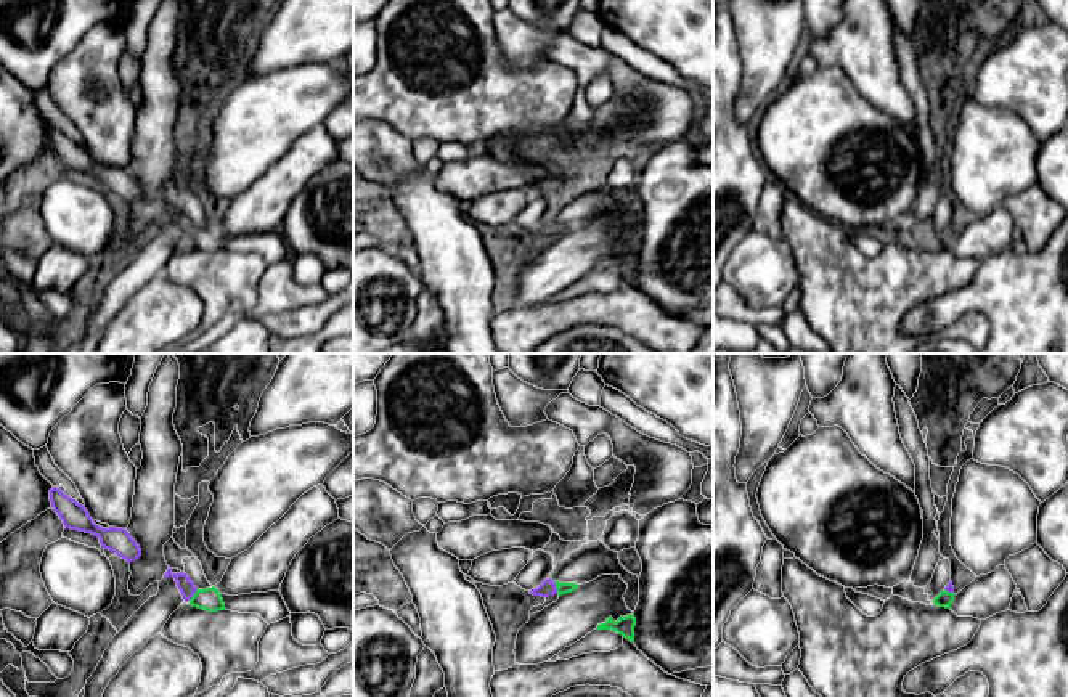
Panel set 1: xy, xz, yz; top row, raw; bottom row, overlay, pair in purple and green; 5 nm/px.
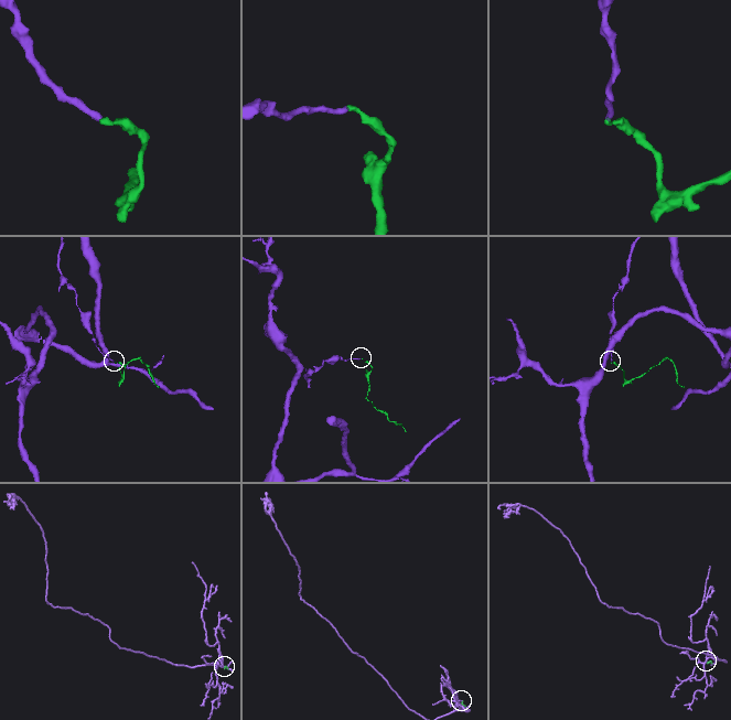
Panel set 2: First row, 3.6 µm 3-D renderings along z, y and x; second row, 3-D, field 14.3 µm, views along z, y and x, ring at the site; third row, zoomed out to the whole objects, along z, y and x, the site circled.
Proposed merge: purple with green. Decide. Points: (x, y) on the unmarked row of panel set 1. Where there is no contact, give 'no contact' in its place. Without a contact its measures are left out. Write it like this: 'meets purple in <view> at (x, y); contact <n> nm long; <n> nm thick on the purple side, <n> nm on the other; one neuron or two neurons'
meets purple in xz at (556, 228); contact 70 nm long; 80 nm thick on the purple side, 60 nm on the other; one neuron

